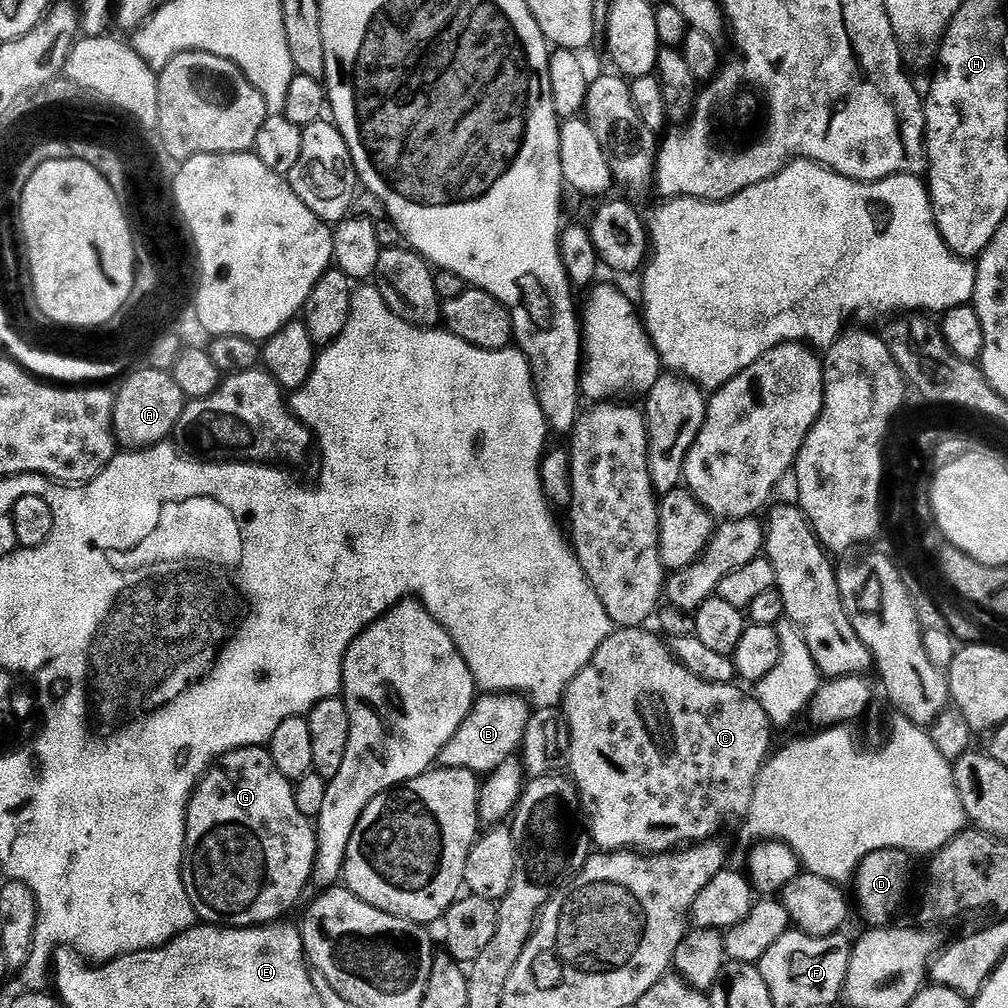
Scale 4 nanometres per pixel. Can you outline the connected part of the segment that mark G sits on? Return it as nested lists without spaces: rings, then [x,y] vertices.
[[[267,747],[236,748],[225,756],[219,757],[216,763],[200,777],[192,799],[188,801],[188,821],[186,822],[186,838],[184,839],[184,885],[186,894],[192,903],[192,909],[203,923],[215,924],[225,928],[255,928],[261,924],[279,921],[296,903],[300,895],[312,884],[312,871],[316,868],[316,830],[313,821],[298,810],[298,802],[294,802],[296,789],[293,781],[278,771],[274,766],[274,758]]]

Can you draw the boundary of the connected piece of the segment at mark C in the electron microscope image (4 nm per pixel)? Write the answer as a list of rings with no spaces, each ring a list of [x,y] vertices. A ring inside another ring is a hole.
[[[644,626],[616,628],[606,638],[606,642],[598,646],[594,658],[590,658],[590,662],[576,675],[574,682],[570,682],[562,701],[562,711],[567,716],[568,725],[572,731],[570,762],[568,763],[570,776],[580,789],[581,801],[585,805],[592,804],[592,812],[596,815],[593,820],[592,817],[590,820],[592,843],[597,849],[606,852],[635,850],[645,854],[659,854],[713,839],[717,835],[716,831],[731,816],[743,817],[747,813],[750,802],[754,798],[754,786],[758,774],[767,764],[769,755],[773,751],[774,725],[751,691],[743,692],[736,684],[702,682],[702,678],[690,674],[690,670],[686,670],[686,666],[680,664],[665,641],[663,644],[654,633],[647,632],[648,630]]]

